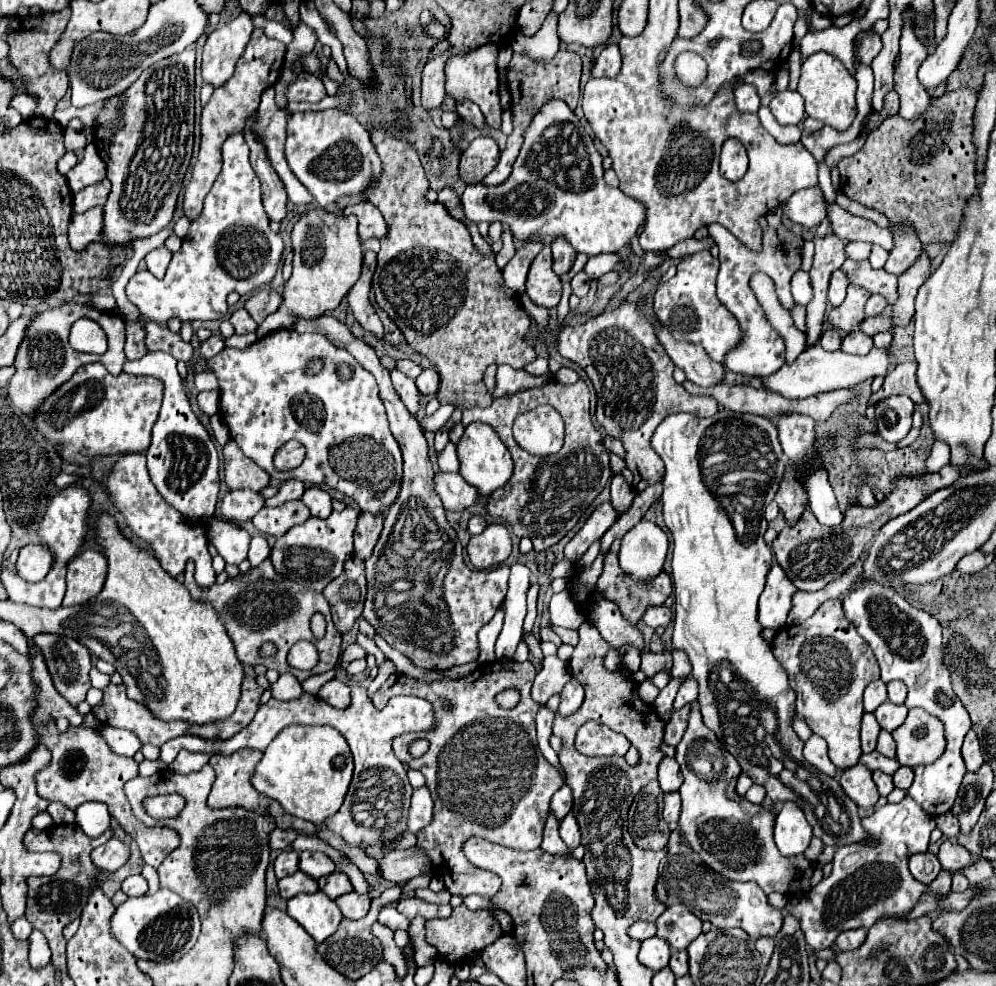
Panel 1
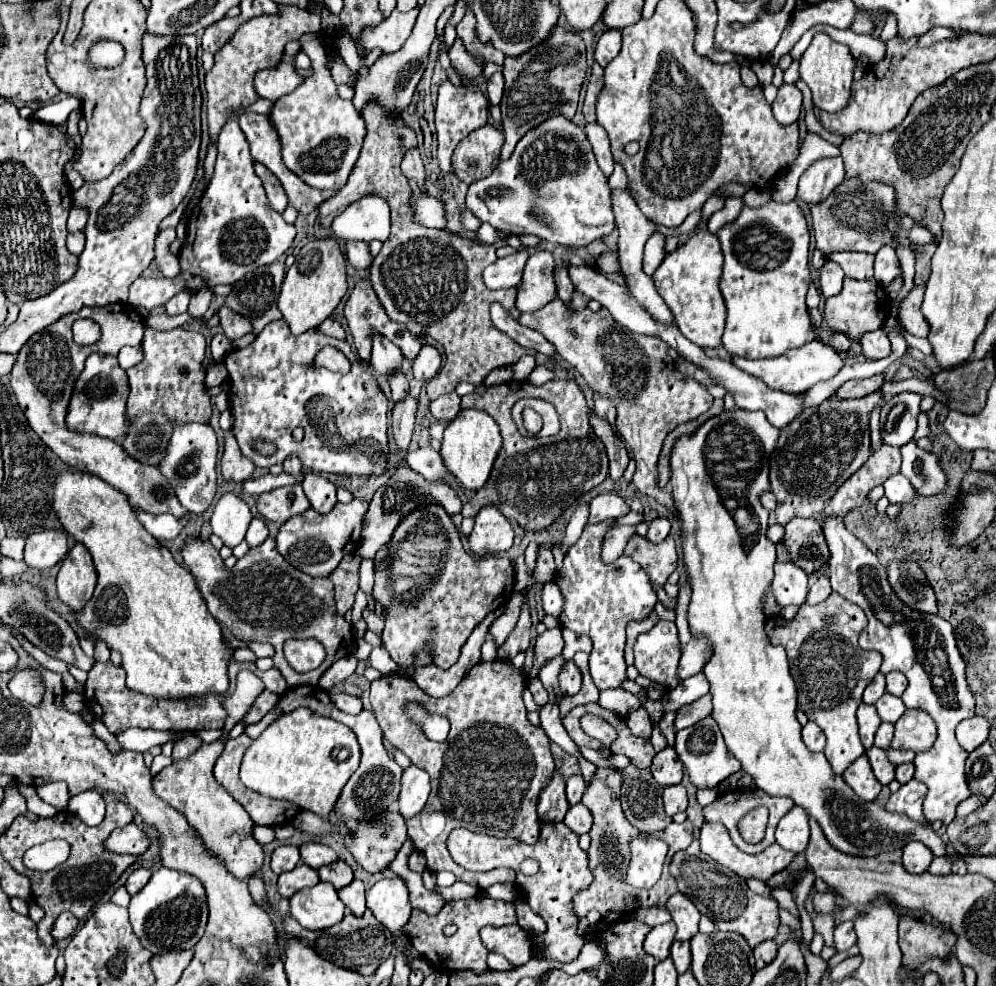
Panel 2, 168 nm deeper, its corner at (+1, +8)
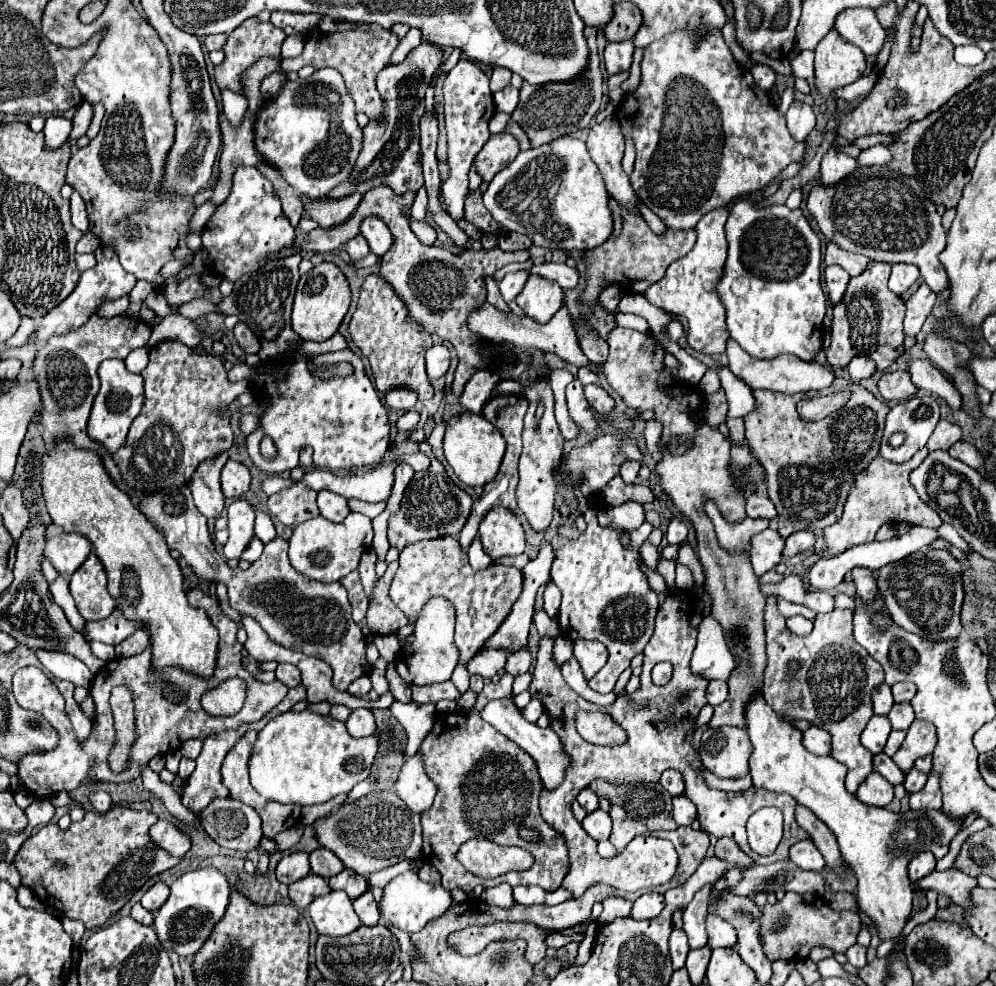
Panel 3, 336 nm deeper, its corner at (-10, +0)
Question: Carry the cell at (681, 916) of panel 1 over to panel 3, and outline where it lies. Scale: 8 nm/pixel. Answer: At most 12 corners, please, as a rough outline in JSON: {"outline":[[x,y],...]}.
{"outline":[[706,883],[684,909],[684,931],[692,949],[706,945]]}

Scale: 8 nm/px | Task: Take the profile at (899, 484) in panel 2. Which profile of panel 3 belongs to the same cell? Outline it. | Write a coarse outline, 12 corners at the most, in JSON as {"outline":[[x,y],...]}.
{"outline":[[949,523],[936,529],[946,539],[963,552],[969,545],[958,535]]}

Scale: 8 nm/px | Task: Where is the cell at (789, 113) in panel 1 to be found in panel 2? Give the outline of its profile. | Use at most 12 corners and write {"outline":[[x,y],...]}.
{"outline":[[781,85],[773,115],[791,125],[801,113],[801,91]]}

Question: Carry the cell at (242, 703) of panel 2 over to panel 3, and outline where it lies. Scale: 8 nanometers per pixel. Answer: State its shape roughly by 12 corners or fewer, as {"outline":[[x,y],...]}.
{"outline":[[304,685],[254,723],[208,735],[182,805],[198,813],[228,797],[220,777],[226,753],[248,729],[260,731],[272,717],[306,699]]}

